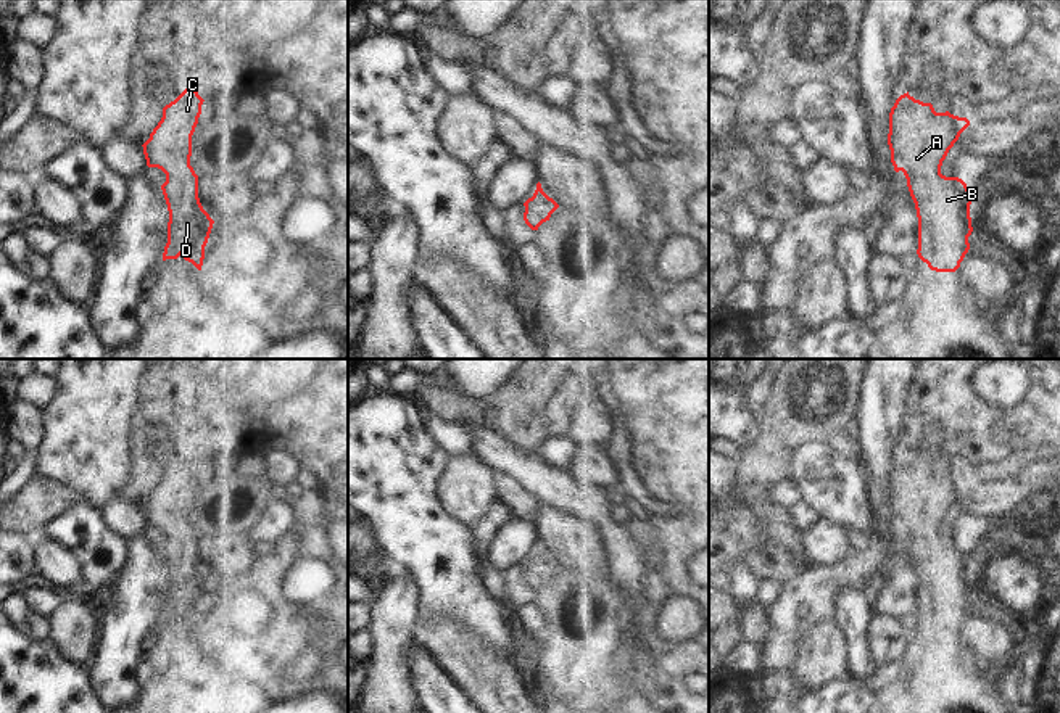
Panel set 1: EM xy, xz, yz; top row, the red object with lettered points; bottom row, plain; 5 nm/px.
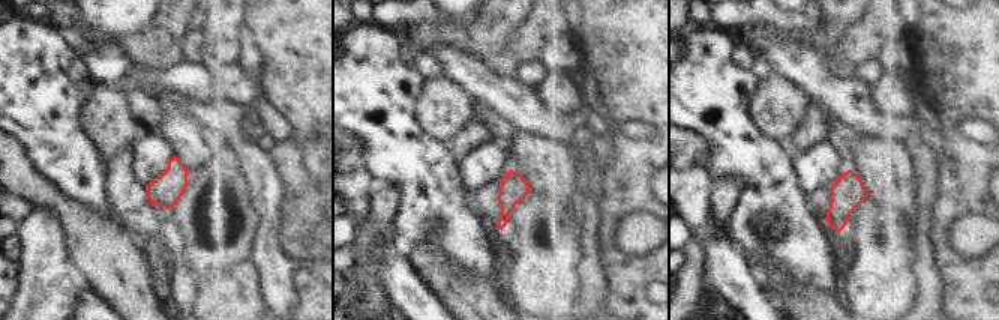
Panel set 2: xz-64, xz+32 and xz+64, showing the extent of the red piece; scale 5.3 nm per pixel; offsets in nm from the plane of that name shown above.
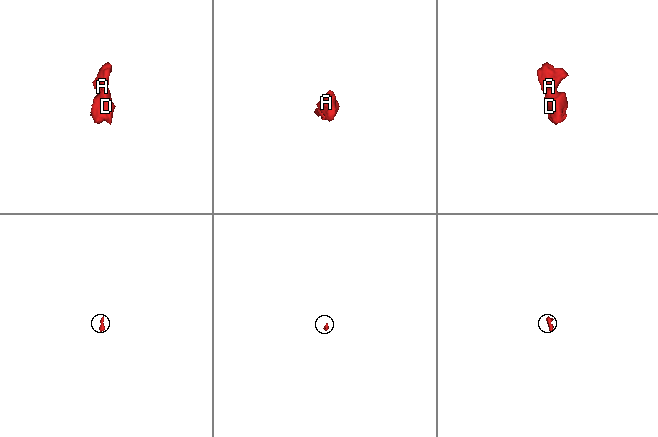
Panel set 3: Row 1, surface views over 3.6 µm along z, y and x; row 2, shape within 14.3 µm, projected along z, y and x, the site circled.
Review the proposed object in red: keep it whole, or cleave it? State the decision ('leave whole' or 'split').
leave whole

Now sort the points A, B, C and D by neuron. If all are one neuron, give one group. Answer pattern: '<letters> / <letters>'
A B C D

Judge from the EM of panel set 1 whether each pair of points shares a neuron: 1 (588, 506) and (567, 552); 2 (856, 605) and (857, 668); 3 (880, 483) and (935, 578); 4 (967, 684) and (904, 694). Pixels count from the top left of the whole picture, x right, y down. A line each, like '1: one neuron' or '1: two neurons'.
1: two neurons
2: one neuron
3: two neurons
4: one neuron

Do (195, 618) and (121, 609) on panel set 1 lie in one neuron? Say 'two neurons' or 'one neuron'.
two neurons

